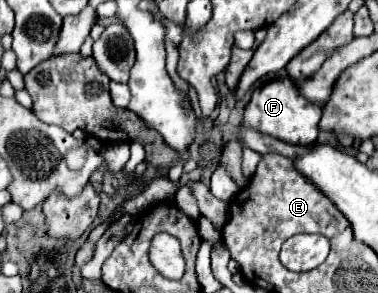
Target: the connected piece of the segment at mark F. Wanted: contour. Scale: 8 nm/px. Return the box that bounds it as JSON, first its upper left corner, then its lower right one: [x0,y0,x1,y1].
[242,77,322,145]

